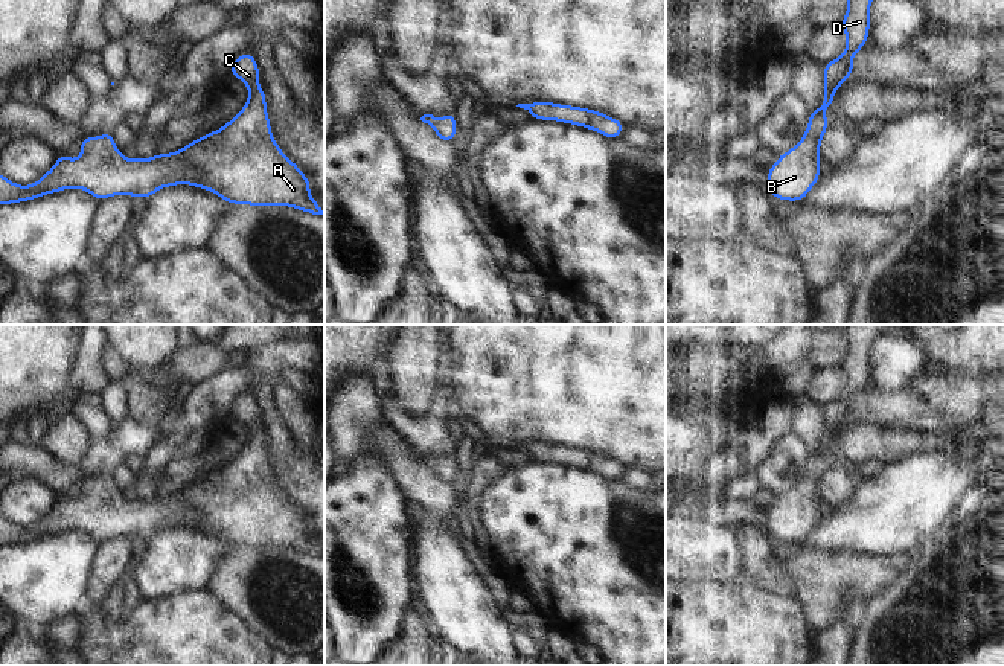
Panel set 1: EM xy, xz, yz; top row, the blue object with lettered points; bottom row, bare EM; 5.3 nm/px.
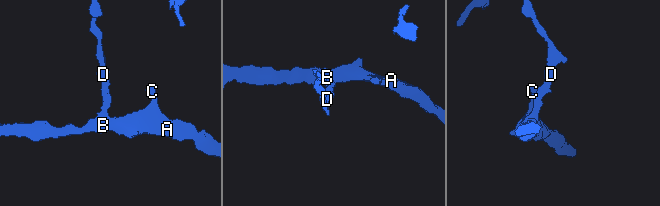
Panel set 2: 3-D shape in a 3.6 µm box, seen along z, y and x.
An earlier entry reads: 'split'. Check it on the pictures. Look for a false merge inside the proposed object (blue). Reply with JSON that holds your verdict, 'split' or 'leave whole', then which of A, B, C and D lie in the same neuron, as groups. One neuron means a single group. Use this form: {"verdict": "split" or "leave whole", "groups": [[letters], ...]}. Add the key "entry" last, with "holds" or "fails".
{"verdict": "leave whole", "groups": [["A", "B", "C", "D"]], "entry": "fails"}

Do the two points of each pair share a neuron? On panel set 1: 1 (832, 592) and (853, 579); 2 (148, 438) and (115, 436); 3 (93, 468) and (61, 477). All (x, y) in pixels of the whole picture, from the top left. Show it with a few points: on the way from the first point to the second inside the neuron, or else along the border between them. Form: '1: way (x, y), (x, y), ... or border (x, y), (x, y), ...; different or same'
1: way (837, 587), (844, 579), (849, 579); same
2: way (140, 438), (122, 438); same
3: border (76, 467), (83, 477); different

